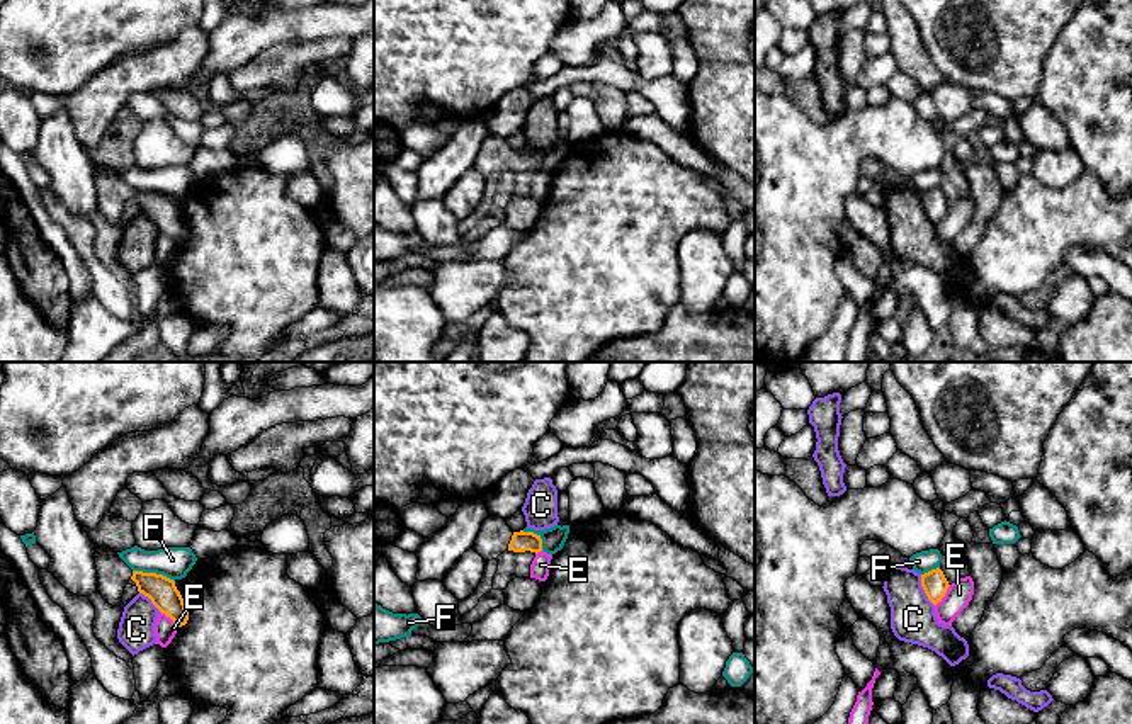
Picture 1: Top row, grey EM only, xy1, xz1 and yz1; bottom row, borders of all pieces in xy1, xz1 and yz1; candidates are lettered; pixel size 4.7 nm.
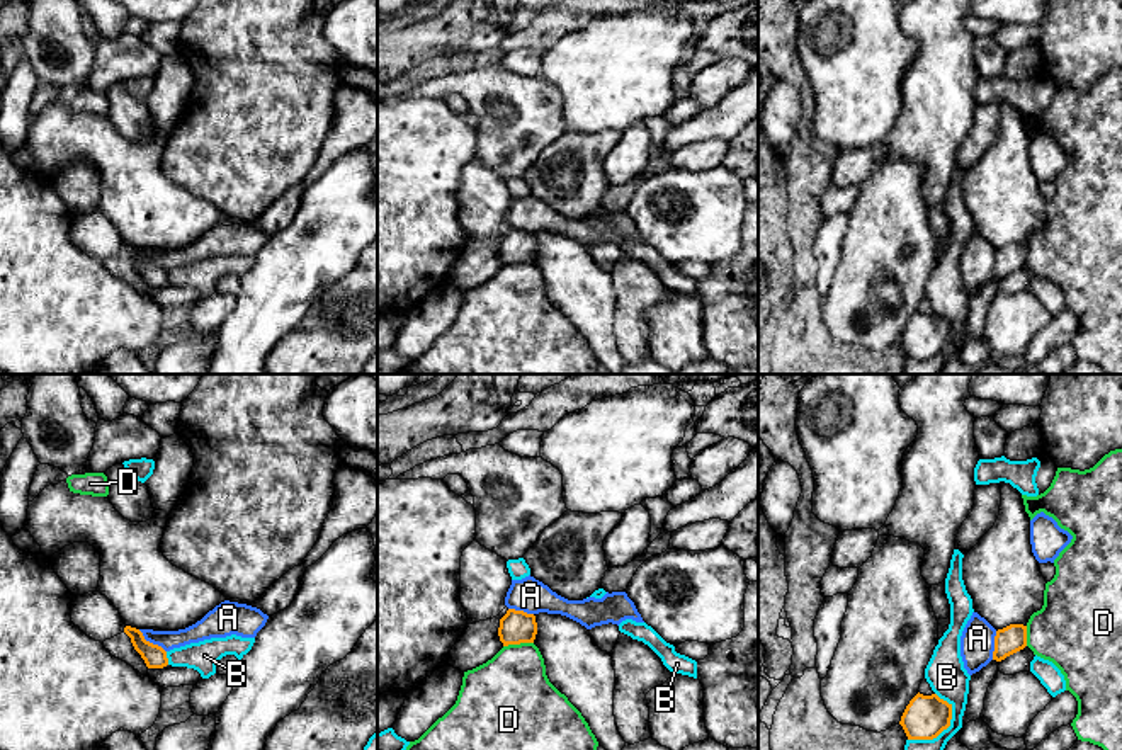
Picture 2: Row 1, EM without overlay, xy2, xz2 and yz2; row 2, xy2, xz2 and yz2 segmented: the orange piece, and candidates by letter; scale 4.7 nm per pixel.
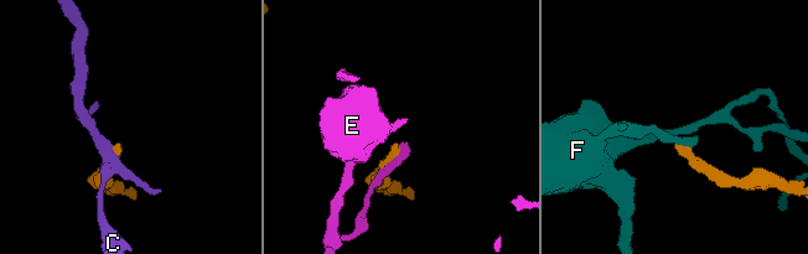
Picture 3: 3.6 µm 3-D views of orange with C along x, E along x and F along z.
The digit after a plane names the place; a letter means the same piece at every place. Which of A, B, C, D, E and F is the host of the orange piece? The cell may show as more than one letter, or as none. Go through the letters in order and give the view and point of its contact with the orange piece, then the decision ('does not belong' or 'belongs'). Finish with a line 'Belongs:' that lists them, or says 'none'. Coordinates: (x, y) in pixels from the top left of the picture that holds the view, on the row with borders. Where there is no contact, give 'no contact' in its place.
A: meets orange in xy2 at (152, 643); does not belong
B: meets orange in yz2 at (939, 733); does not belong
C: meets orange in yz1 at (923, 588); does not belong
D: meets orange in xz2 at (517, 643); does not belong
E: meets orange in yz1 at (944, 595); does not belong
F: meets orange in xy1 at (153, 573); does not belong
Belongs: none

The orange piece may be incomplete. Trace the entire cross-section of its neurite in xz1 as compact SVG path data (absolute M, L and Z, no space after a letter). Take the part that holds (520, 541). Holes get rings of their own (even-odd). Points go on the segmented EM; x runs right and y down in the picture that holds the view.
M488 515L483 522L473 549L484 559L491 561L496 559L505 551L513 552L541 552L542 551L542 539L534 532L513 532L507 520L498 518L495 515Z

